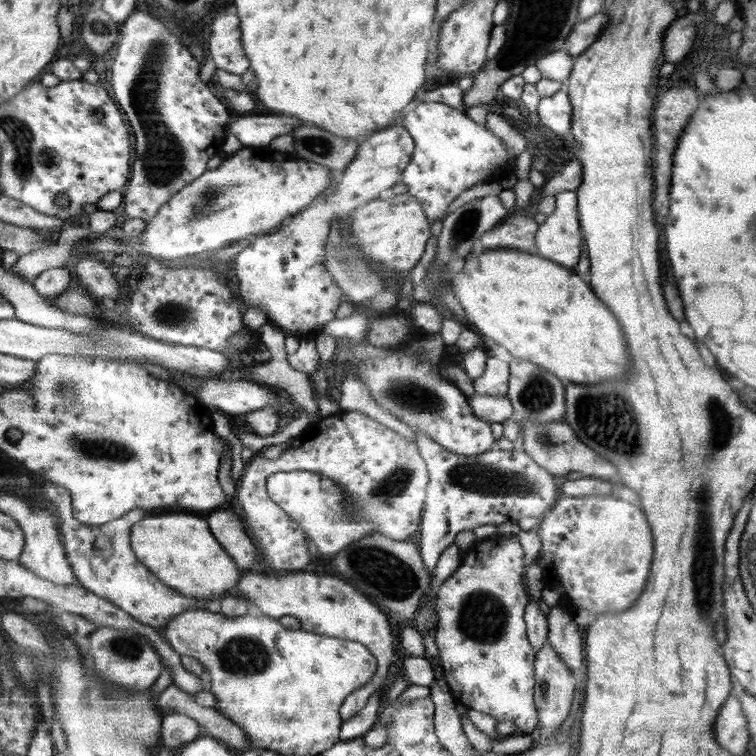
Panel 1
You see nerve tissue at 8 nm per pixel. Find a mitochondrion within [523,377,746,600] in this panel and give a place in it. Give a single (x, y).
(620, 433)

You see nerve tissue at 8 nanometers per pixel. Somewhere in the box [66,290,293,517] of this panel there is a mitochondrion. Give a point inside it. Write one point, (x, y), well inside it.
(160, 314)

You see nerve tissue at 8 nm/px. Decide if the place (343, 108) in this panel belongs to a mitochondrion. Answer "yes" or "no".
no

